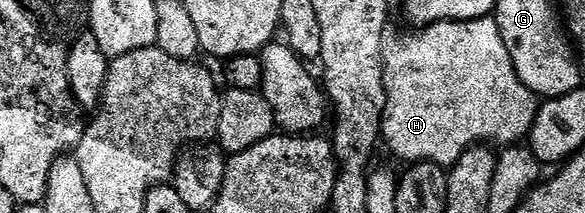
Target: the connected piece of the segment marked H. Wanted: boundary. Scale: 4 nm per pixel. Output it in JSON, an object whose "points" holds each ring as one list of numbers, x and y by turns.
{"points":[[493,17,483,19,466,19,464,21,450,21,448,23,430,23,418,30,417,35,392,35,384,36,381,44,381,61,385,64,383,69,383,85,385,86,385,108,381,117,381,139,389,146,393,155,406,159,406,164,436,163,438,166,448,169,463,157,463,153,471,147,478,145,517,145,533,130,533,122,537,116,539,106,538,96,527,90,517,79,513,69,513,62,507,53,507,45,503,45,503,37,497,28,497,20]]}

